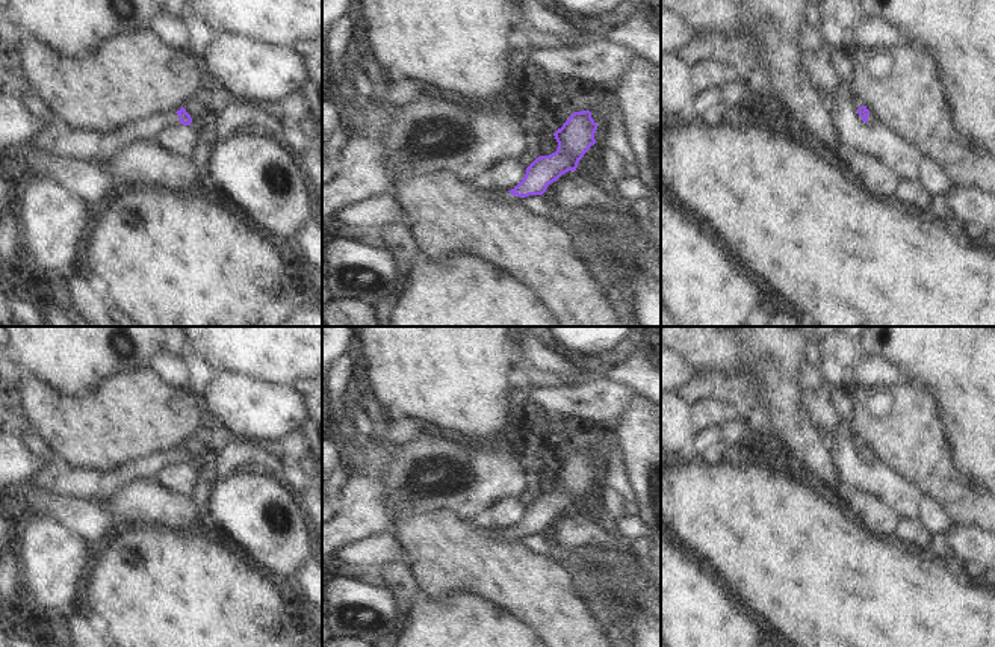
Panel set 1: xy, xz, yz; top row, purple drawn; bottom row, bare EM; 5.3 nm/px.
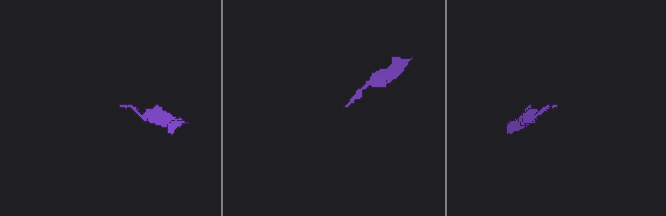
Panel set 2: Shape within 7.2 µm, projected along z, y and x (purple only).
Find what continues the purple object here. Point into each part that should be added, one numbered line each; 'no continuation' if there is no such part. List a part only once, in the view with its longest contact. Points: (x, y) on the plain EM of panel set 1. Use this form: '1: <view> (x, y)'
1: xz (504, 534)

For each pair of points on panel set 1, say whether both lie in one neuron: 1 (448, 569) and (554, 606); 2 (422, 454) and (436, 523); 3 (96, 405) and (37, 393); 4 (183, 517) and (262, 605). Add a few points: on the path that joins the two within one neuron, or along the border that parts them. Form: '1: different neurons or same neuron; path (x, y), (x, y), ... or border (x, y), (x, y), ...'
1: same neuron; path (474, 569), (501, 570), (528, 585)
2: different neurons; border (396, 511), (452, 510), (468, 519)
3: same neuron; path (80, 405), (52, 405)
4: different neurons; border (161, 526), (195, 532)

